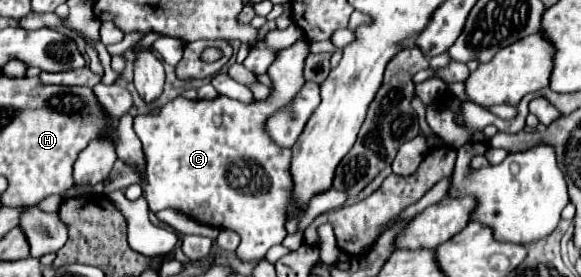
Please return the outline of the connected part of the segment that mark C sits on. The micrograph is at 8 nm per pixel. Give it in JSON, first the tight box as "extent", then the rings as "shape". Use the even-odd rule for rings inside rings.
{"extent":[104,39,306,261],"shape":[[[306,39],[280,51],[268,69],[274,89],[266,101],[246,105],[224,95],[214,101],[176,97],[158,113],[136,115],[134,131],[142,141],[146,161],[144,175],[140,177],[134,167],[118,159],[104,183],[104,193],[140,185],[152,213],[176,209],[200,223],[234,229],[242,237],[238,257],[244,261],[262,259],[272,245],[282,243],[286,237],[284,223],[288,213],[302,215],[292,203],[292,179],[288,171],[290,149],[278,147],[268,137],[266,121],[268,115],[290,105],[306,83],[302,77],[306,57]]]}

